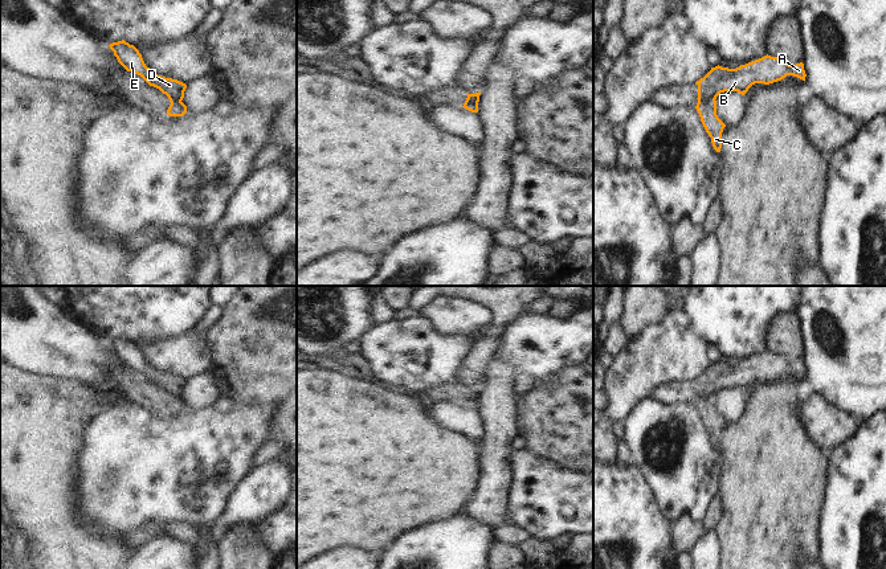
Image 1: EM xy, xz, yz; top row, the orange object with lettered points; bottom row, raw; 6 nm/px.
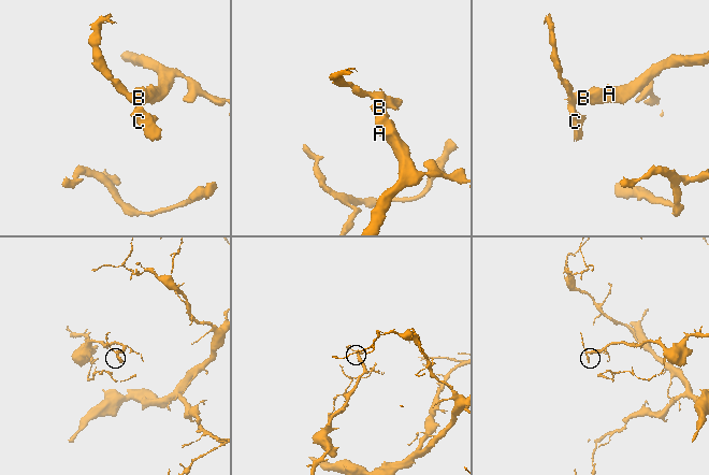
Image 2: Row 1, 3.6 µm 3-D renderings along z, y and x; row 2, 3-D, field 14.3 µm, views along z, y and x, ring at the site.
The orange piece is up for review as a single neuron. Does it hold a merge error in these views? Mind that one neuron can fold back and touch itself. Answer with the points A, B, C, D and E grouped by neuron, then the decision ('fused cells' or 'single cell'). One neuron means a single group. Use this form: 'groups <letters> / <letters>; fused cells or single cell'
groups A B D E / C; fused cells

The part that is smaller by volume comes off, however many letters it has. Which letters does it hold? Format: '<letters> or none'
C

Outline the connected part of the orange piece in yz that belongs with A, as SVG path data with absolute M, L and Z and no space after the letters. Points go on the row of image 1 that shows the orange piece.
M764 56L759 60L740 65L736 69L722 66L711 70L695 83L698 85L698 102L716 99L720 93L738 91L744 95L755 83L769 85L787 75L805 81L804 64L789 65L777 57Z

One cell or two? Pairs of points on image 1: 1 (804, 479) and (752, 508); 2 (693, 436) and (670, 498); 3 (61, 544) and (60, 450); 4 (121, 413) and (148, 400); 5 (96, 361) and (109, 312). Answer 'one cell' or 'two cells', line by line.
1: one cell
2: one cell
3: one cell
4: two cells
5: two cells

